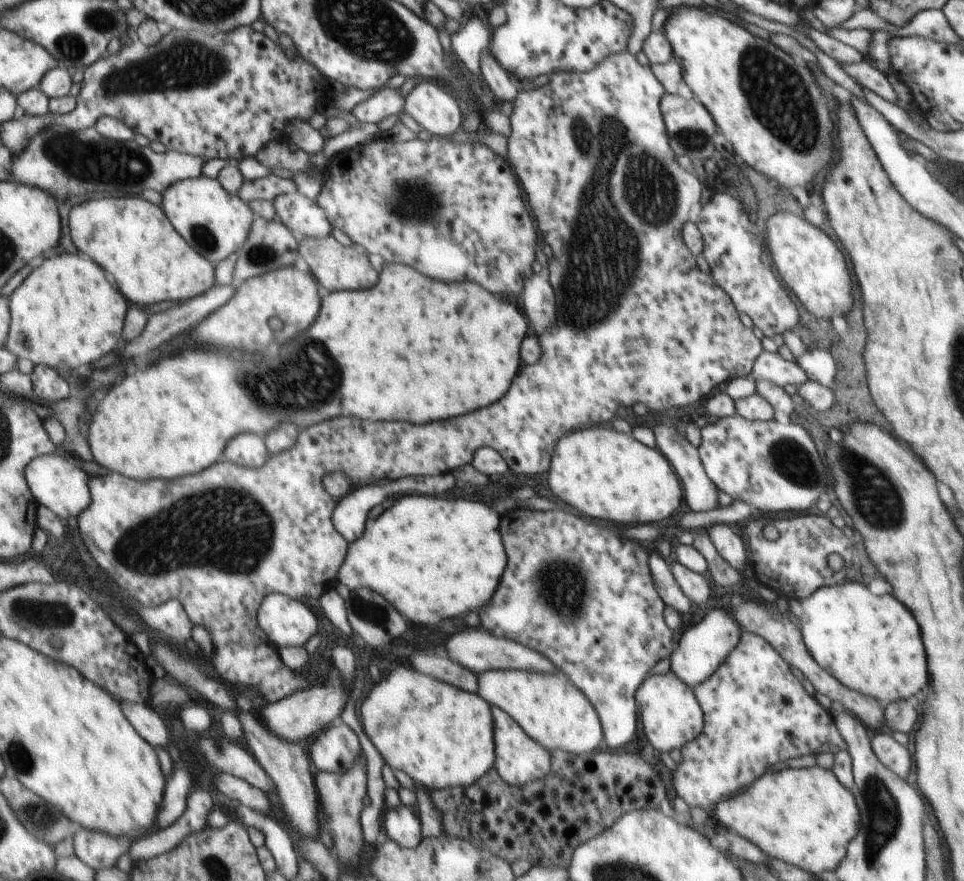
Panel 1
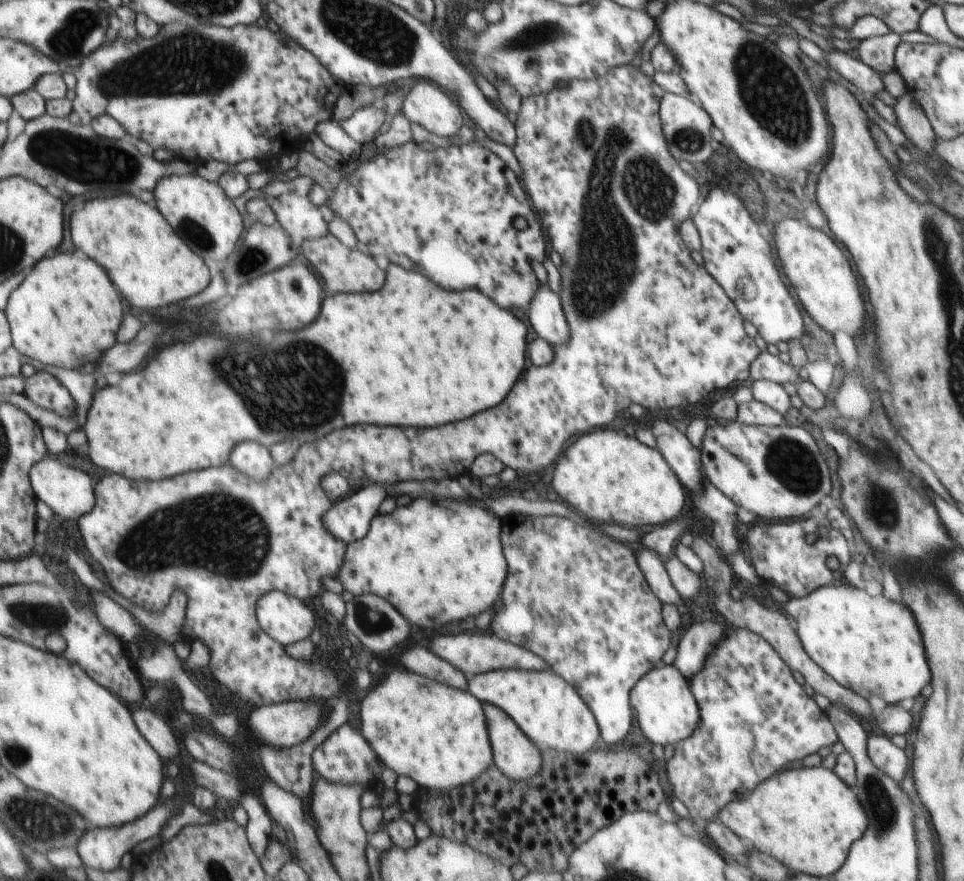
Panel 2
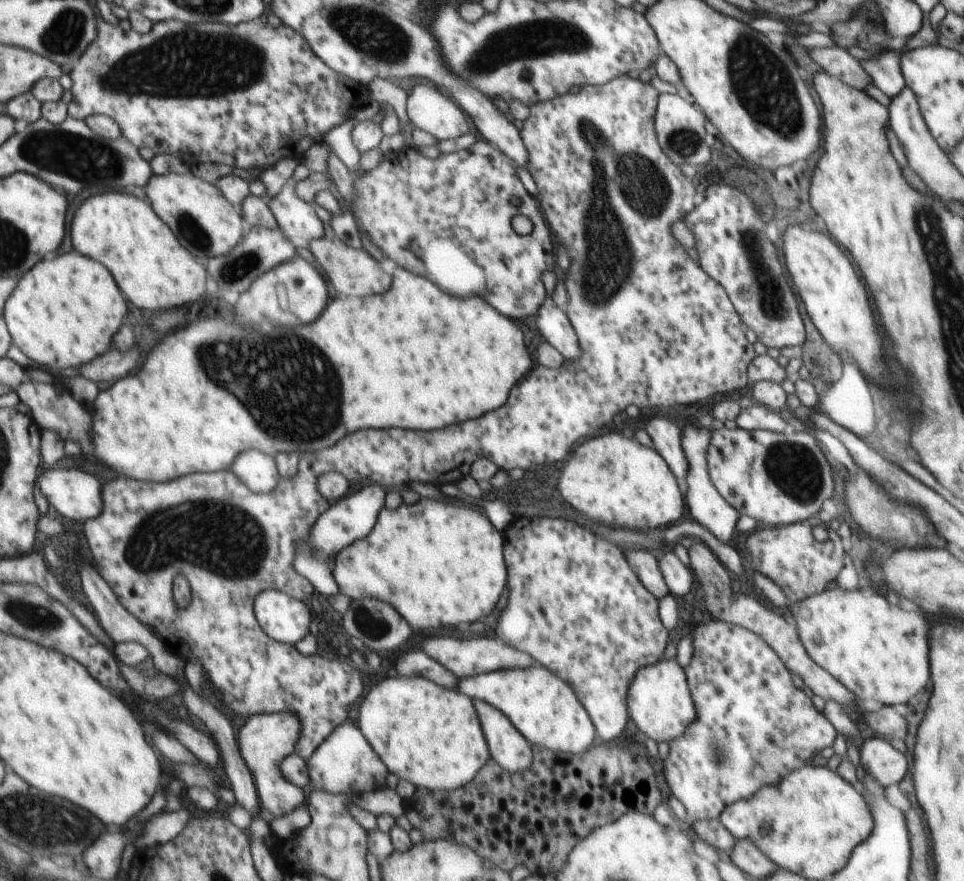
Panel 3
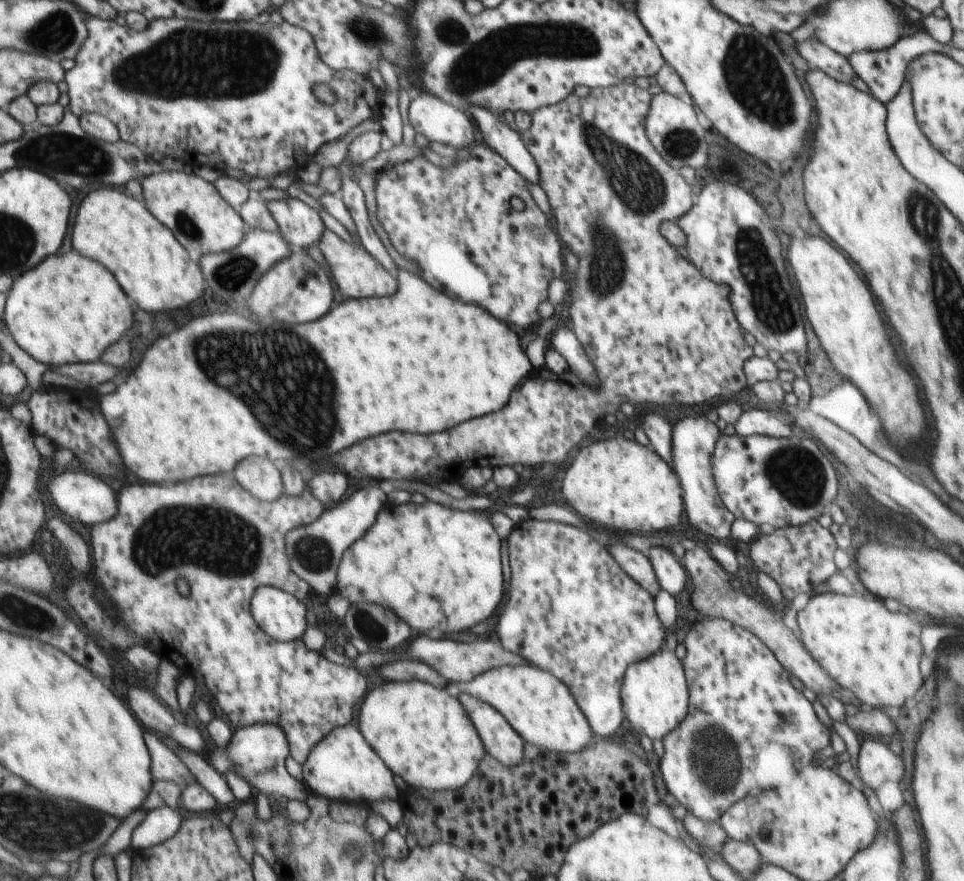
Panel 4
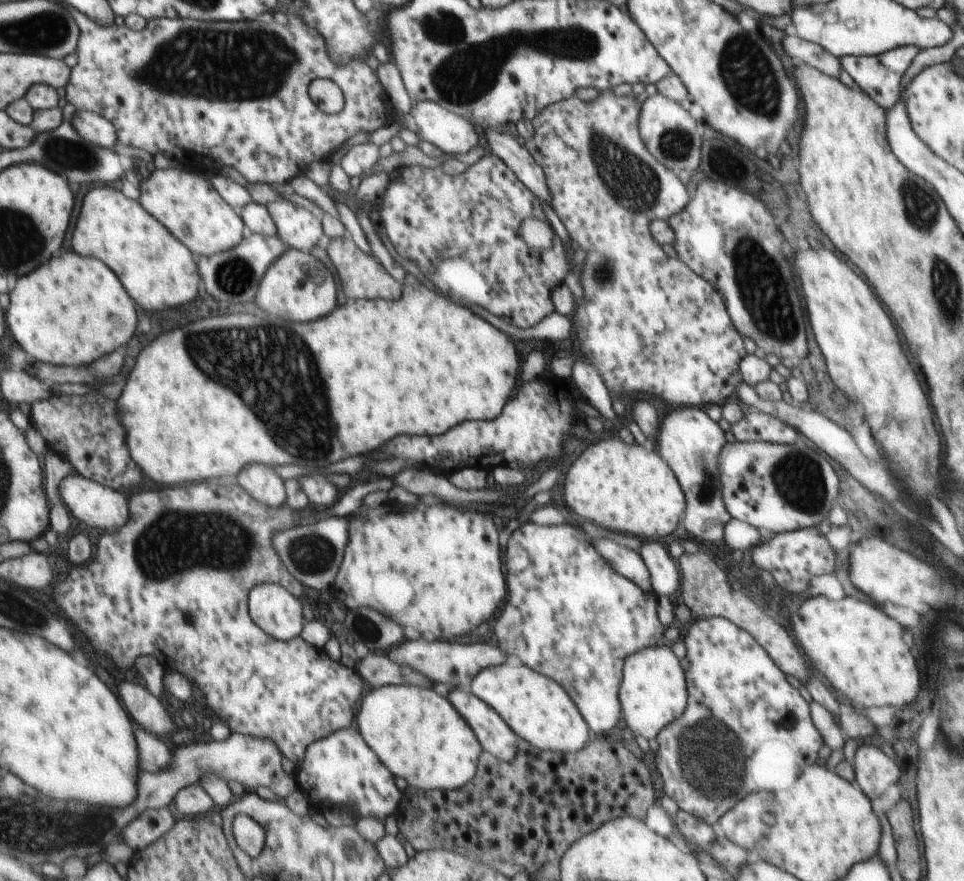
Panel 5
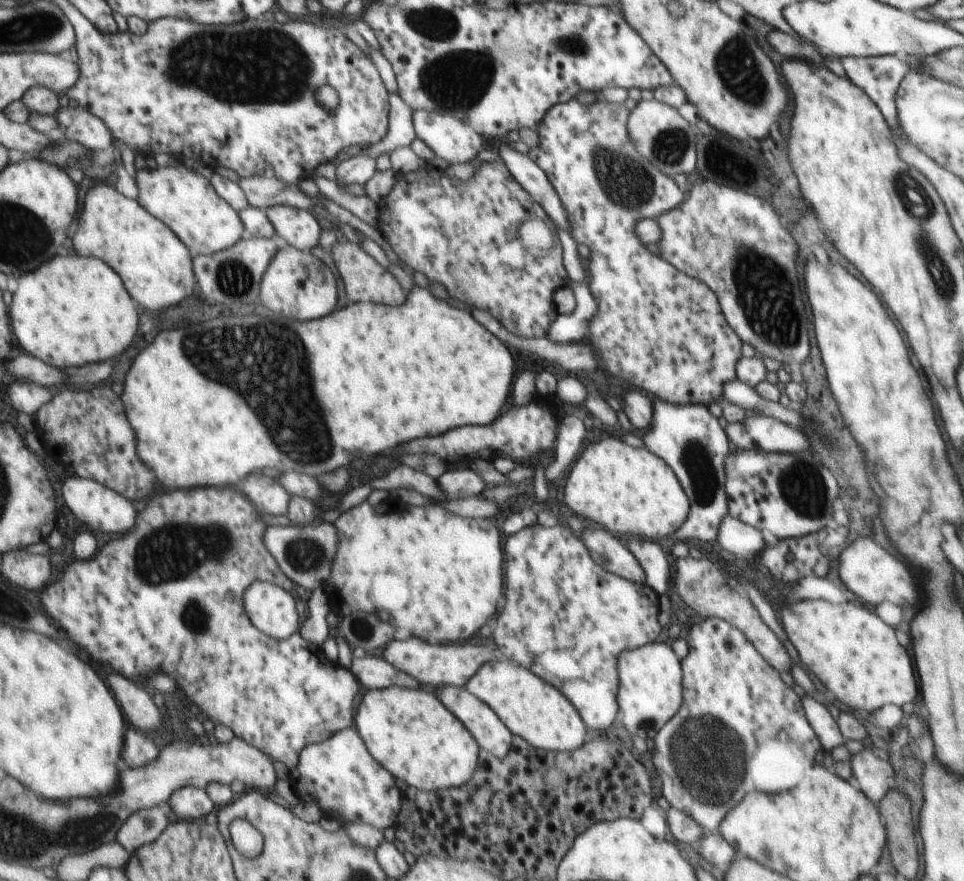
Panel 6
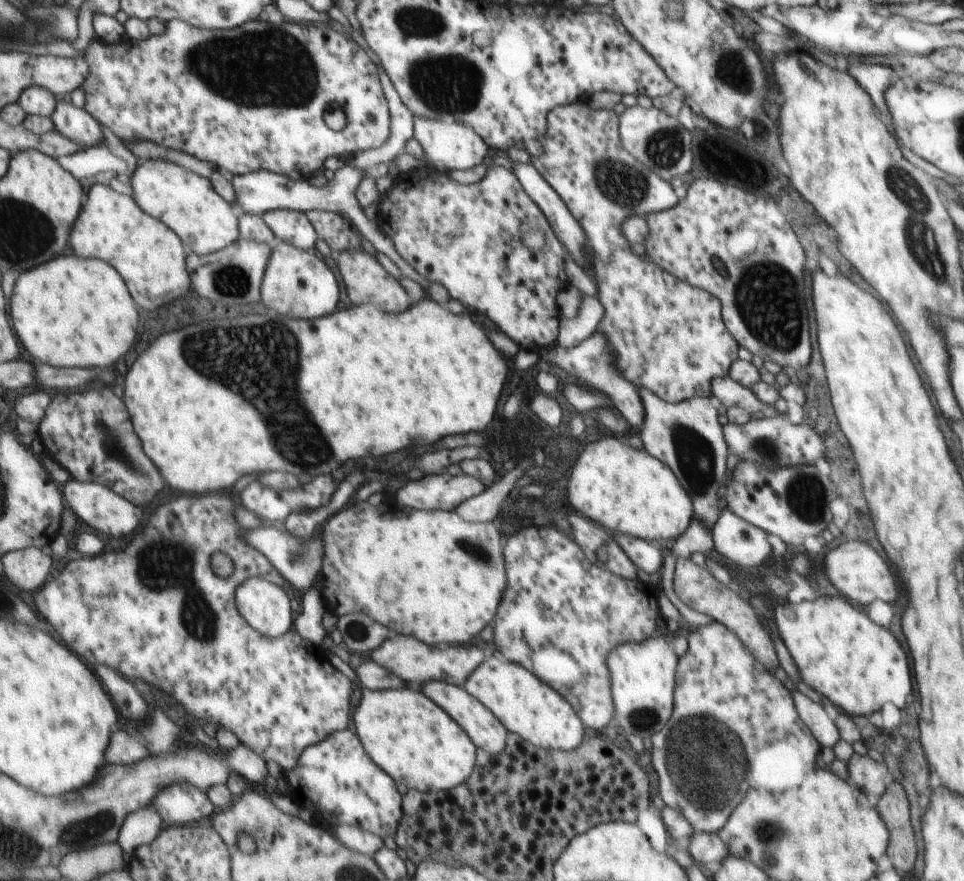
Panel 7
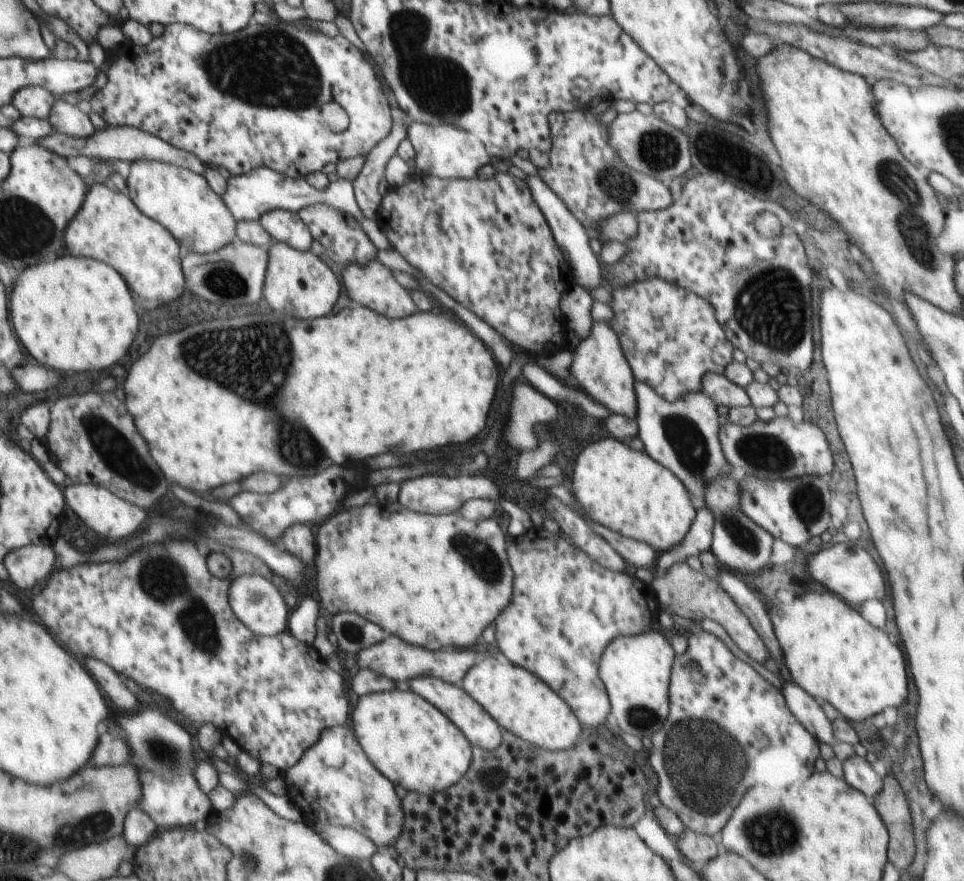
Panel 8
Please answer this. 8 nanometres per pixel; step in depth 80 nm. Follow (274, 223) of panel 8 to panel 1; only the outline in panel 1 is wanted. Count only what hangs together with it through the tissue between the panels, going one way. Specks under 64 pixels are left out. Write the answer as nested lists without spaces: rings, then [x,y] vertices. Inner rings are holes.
[[[296,191],[292,194],[278,195],[272,203],[278,220],[299,239],[310,237],[326,240],[330,236],[333,226],[315,200]]]

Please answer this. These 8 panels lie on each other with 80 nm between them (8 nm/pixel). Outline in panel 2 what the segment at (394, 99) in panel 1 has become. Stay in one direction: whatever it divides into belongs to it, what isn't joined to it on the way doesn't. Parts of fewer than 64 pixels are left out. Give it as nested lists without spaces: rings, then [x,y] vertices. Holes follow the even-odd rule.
[[[380,100],[375,103],[362,107],[354,112],[354,115],[343,122],[342,128],[360,146],[372,143],[377,133],[381,130],[382,123],[387,120]]]

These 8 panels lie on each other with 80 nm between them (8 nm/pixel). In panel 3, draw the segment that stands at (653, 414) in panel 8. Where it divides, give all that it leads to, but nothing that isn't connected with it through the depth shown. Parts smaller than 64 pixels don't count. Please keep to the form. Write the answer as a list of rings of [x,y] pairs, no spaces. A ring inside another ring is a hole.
[[[688,423],[681,430],[681,445],[688,461],[688,470],[686,473],[686,488],[688,488],[686,495],[686,502],[688,504],[688,510],[692,514],[693,520],[699,522],[704,528],[716,536],[722,542],[728,544],[732,534],[734,534],[734,528],[739,519],[738,511],[726,502],[722,495],[718,492],[718,489],[711,481],[708,463],[707,463],[707,450],[711,443],[712,429],[710,427],[698,427],[692,423]]]

